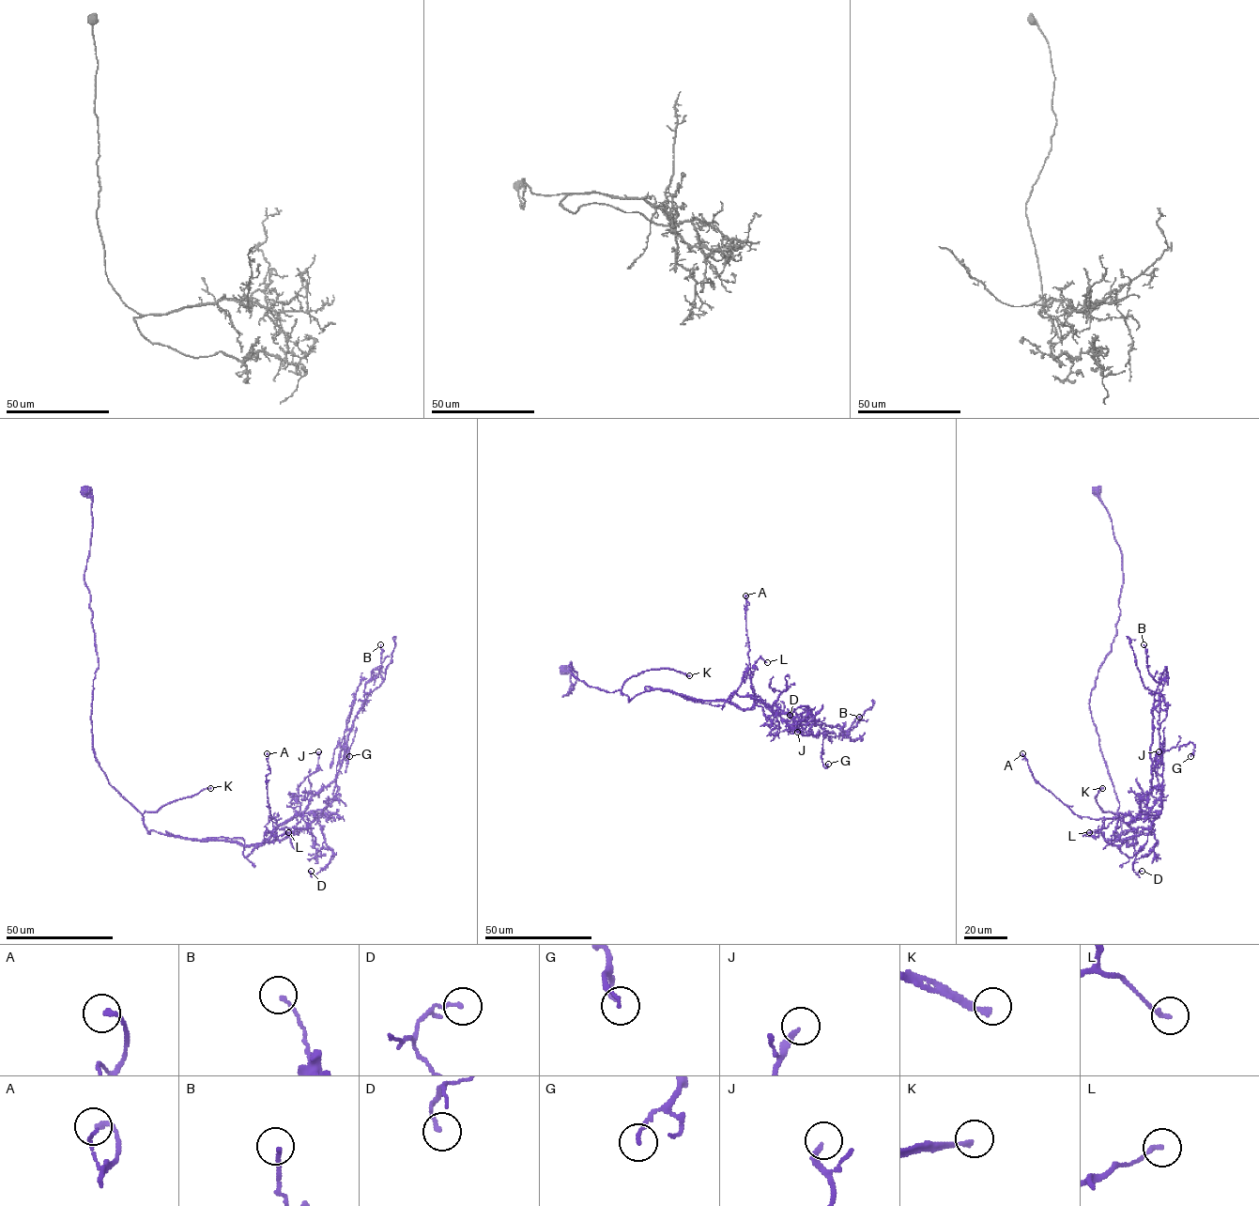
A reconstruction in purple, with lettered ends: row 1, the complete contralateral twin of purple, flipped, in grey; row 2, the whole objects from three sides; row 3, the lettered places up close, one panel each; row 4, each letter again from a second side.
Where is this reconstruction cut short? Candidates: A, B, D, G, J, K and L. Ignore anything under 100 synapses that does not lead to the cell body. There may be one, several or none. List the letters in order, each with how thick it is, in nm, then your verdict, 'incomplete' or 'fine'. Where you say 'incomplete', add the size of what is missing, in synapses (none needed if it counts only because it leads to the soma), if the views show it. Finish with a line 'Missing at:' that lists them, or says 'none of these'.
A: calibre 160 nm; fine
B: calibre 130 nm; fine
D: calibre 140 nm; fine
G: calibre 140 nm; fine
J: calibre 200 nm; fine
K: calibre 180 nm; incomplete; 150 synapses
L: calibre 160 nm; fine
Missing at: K

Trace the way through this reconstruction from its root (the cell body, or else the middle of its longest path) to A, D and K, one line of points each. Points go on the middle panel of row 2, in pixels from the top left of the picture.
A: (563, 670), (563, 696), (577, 677), (571, 662), (577, 679), (629, 702), (662, 689), (749, 709), (745, 595)
D: (563, 670), (563, 696), (571, 662), (629, 702), (662, 689), (760, 702), (797, 724), (811, 710), (790, 715)
K: (563, 670), (571, 683), (563, 696), (577, 677), (571, 662), (577, 679), (608, 692), (647, 670), (689, 675)

